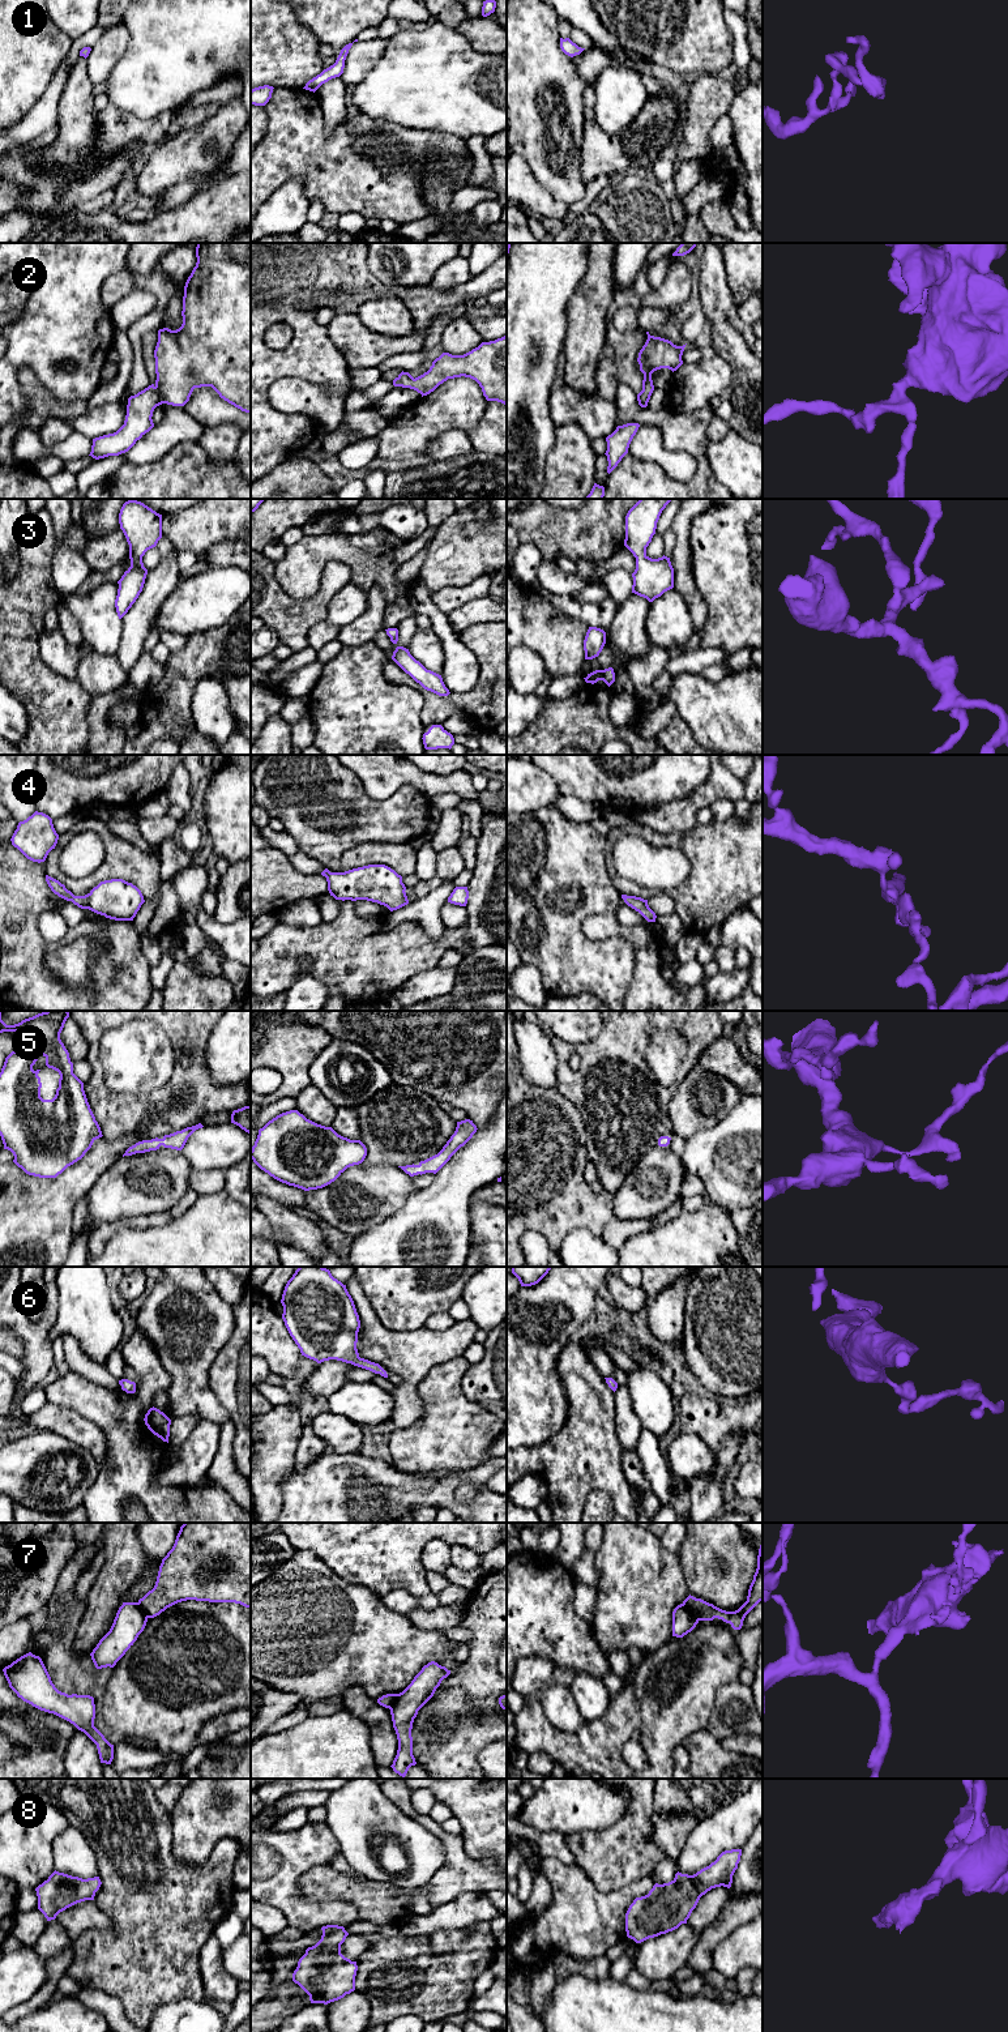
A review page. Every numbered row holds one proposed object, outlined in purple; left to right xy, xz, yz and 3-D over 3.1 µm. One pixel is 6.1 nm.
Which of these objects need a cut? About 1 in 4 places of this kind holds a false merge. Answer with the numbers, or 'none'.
7

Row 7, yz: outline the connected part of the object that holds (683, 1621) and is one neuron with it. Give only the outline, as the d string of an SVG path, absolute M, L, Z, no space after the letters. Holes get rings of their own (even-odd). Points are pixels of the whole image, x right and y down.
M683 1604L678 1605L672 1611L672 1636L683 1638L691 1632L697 1623L699 1618L692 1611Z

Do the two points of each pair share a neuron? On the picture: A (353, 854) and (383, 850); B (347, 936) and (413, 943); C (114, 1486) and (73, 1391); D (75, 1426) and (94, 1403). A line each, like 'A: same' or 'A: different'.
A: same
B: same
C: same
D: different

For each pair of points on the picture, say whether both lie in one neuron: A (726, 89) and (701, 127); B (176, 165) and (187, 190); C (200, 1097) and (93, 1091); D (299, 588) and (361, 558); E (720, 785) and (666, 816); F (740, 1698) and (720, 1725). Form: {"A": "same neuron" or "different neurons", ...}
{"A": "same neuron", "B": "different neurons", "C": "same neuron", "D": "same neuron", "E": "same neuron", "F": "same neuron"}

